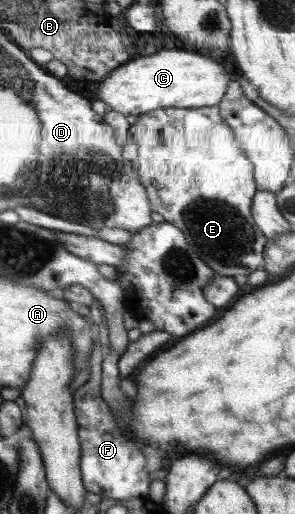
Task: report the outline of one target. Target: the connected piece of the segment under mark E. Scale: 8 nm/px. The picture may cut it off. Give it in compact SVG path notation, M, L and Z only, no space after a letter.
M219 106L204 108L160 108L140 115L130 132L138 143L136 172L146 188L152 212L163 216L164 222L174 224L185 234L202 260L218 275L235 277L249 275L264 264L267 238L252 217L252 201L257 186L254 168L244 154L236 133L222 118Z

